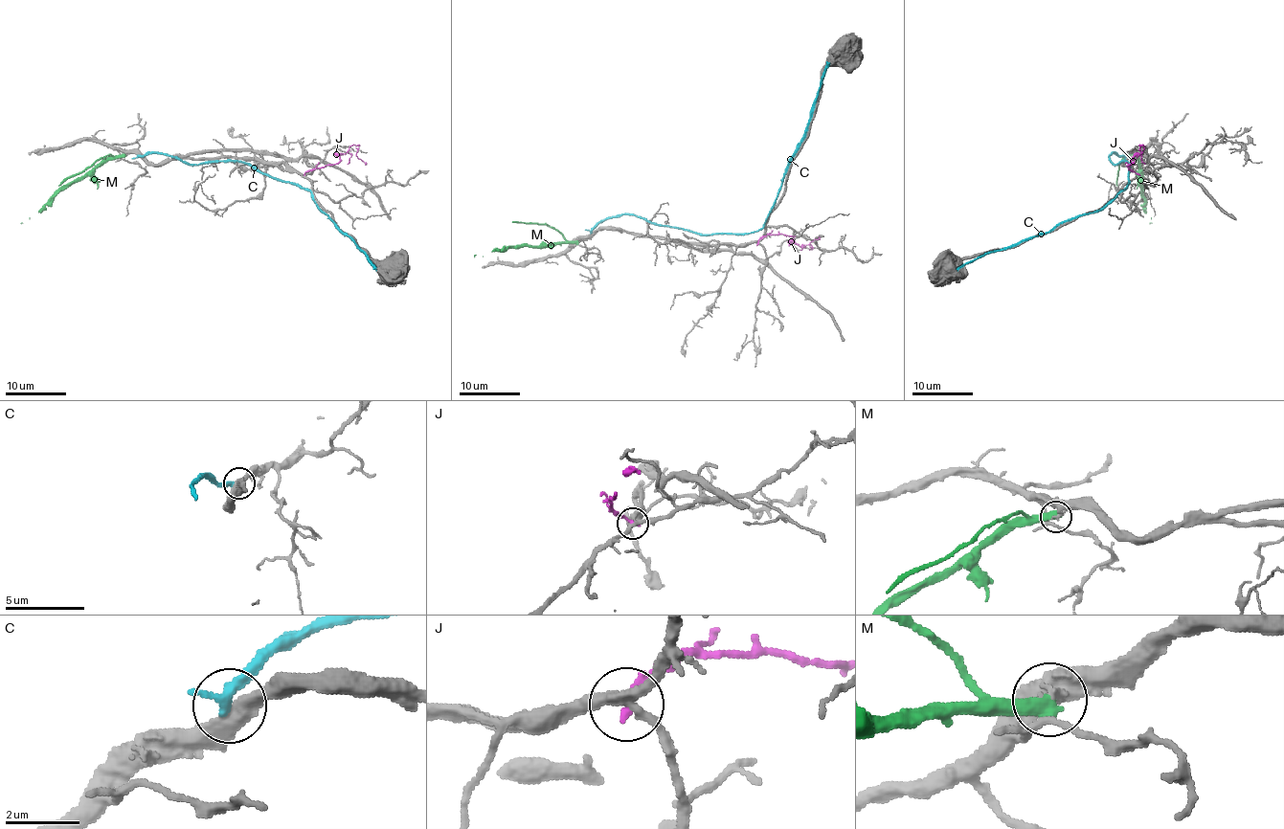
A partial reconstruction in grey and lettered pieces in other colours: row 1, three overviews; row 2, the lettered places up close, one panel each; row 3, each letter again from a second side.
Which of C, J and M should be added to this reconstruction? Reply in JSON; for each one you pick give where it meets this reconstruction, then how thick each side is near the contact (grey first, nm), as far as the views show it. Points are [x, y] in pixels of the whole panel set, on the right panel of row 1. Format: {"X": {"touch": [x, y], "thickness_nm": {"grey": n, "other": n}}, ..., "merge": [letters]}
{"merge": []}

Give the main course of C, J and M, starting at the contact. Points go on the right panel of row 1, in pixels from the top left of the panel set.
C: (1126, 156), (1110, 156), (1113, 164), (1129, 165), (1128, 185), (1097, 211), (984, 253), (957, 271)
J: (1137, 174), (1129, 165), (1139, 152), (1141, 145), (1143, 151), (1131, 165)
M: (1136, 156), (1149, 224)

